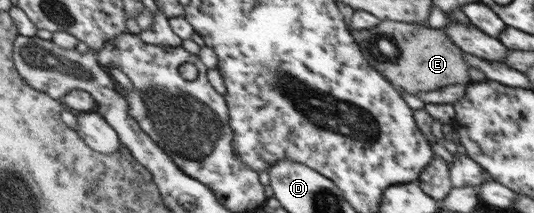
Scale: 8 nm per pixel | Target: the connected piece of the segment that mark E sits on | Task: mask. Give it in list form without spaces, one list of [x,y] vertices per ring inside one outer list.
[[[382,21],[375,28],[351,30],[351,34],[370,66],[399,90],[418,95],[448,84],[470,82],[468,64],[462,58],[464,52],[446,38],[443,29],[434,30],[418,23]]]

